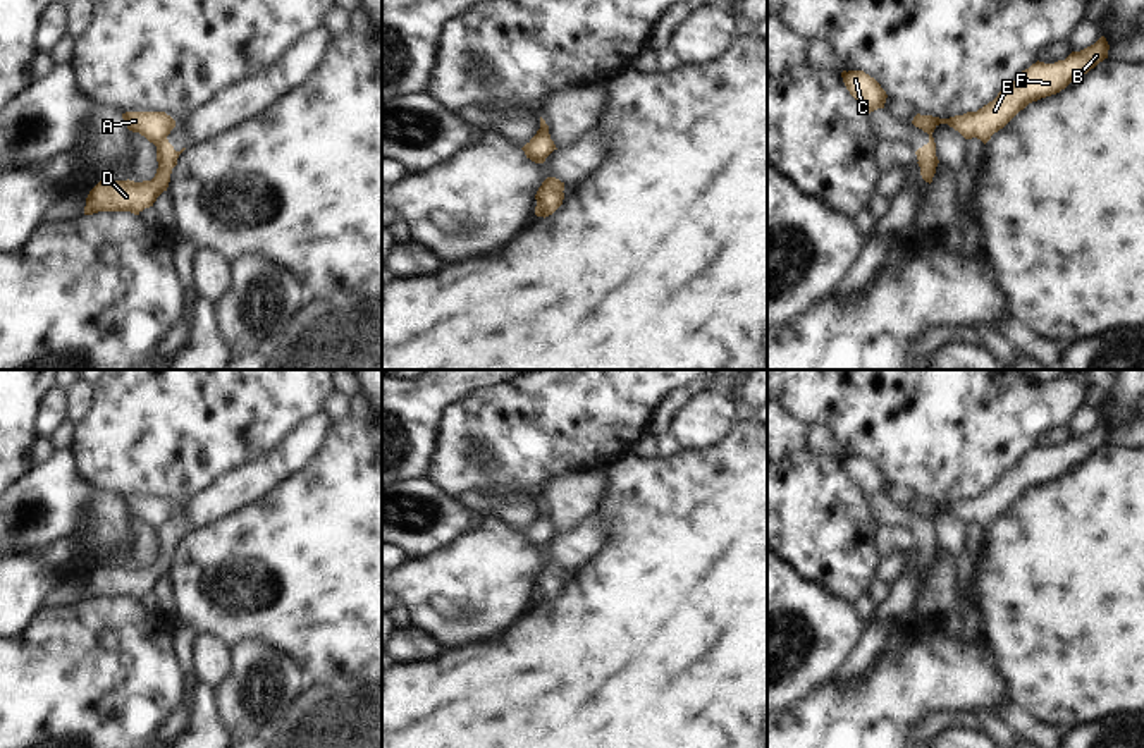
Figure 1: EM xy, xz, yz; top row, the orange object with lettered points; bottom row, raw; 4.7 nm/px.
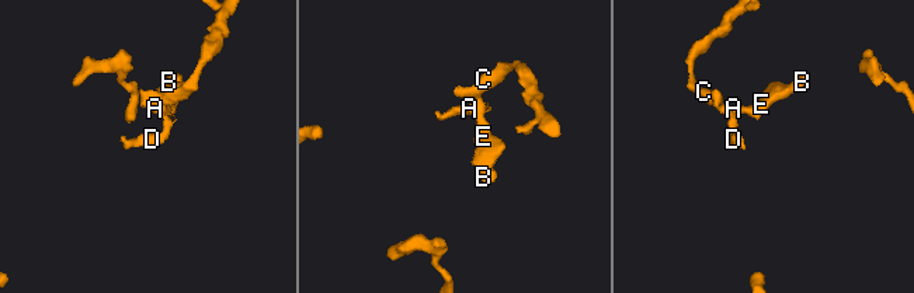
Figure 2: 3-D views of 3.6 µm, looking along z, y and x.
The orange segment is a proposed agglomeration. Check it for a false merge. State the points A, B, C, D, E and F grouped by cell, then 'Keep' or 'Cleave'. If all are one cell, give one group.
Groups: A B C E F / D. Cleave

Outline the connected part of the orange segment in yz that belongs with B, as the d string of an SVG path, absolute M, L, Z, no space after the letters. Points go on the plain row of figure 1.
M1101 421L1094 430L1080 437L1072 437L1065 445L1055 449L1037 445L977 497L967 497L950 504L917 499L912 509L929 521L932 521L939 509L948 509L965 524L977 523L986 530L994 518L1003 514L1029 488L1060 478L1108 444L1108 435L1110 430Z

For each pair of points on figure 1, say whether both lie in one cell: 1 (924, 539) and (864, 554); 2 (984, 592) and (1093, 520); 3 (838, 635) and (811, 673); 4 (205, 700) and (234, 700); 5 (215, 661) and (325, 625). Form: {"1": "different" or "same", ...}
{"1": "different", "2": "same", "3": "same", "4": "different", "5": "different"}

